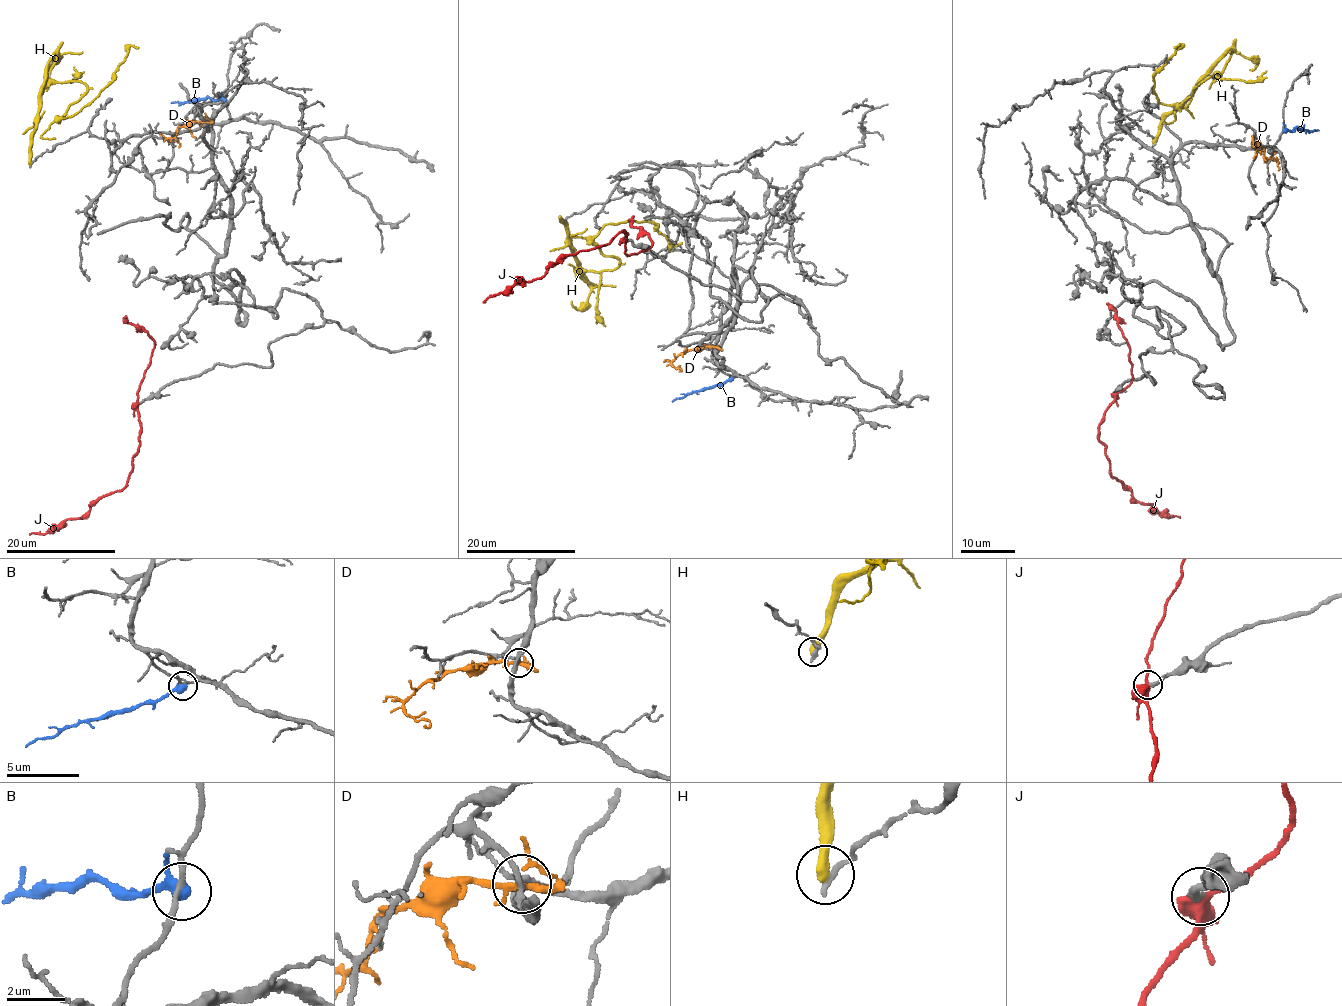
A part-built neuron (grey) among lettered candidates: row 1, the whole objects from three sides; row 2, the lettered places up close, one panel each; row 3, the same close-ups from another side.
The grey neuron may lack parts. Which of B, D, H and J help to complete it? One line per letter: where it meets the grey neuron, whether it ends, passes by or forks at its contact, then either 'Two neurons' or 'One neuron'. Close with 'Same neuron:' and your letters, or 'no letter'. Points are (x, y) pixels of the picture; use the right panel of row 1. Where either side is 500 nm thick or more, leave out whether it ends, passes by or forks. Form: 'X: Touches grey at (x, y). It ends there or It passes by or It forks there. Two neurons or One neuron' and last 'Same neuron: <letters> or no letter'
B: Touches grey at (1284, 131). It passes by. Two neurons
D: Touches grey at (1253, 144). It passes by. Two neurons
H: Touches grey at (1153, 142). It ends there. Two neurons
J: Touches grey at (1115, 393). It passes by. One neuron
Same neuron: J

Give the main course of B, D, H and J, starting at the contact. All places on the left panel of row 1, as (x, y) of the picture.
B: (225, 100), (204, 98), (171, 103)
D: (205, 121), (186, 122), (178, 129), (175, 136), (169, 138), (178, 142), (179, 147)
H: (30, 163), (54, 54), (49, 79), (87, 89), (60, 117), (68, 118), (106, 86), (129, 47), (138, 49)
J: (138, 403), (139, 447), (123, 487), (99, 498), (81, 518), (64, 519), (46, 534), (29, 534)

